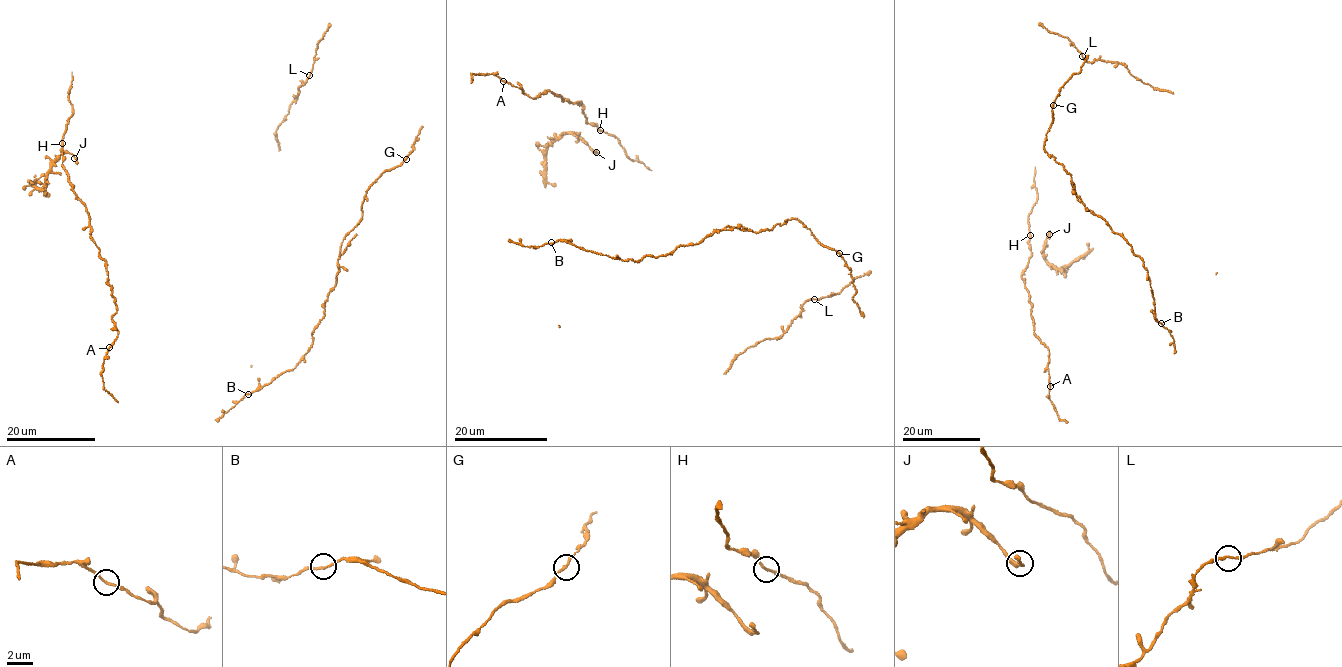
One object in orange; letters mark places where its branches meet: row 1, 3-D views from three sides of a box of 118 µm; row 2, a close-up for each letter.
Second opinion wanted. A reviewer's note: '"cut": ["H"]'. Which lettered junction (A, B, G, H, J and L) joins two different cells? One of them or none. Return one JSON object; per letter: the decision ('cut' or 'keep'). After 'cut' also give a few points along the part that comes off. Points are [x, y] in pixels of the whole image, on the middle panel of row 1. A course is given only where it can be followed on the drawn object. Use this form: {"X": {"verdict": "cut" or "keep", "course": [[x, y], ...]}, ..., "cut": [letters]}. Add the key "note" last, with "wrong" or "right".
{"A": {"verdict": "keep"}, "B": {"verdict": "keep"}, "G": {"verdict": "keep"}, "H": {"verdict": "keep"}, "J": {"verdict": "keep"}, "L": {"verdict": "keep"}, "cut": [], "note": "wrong"}

